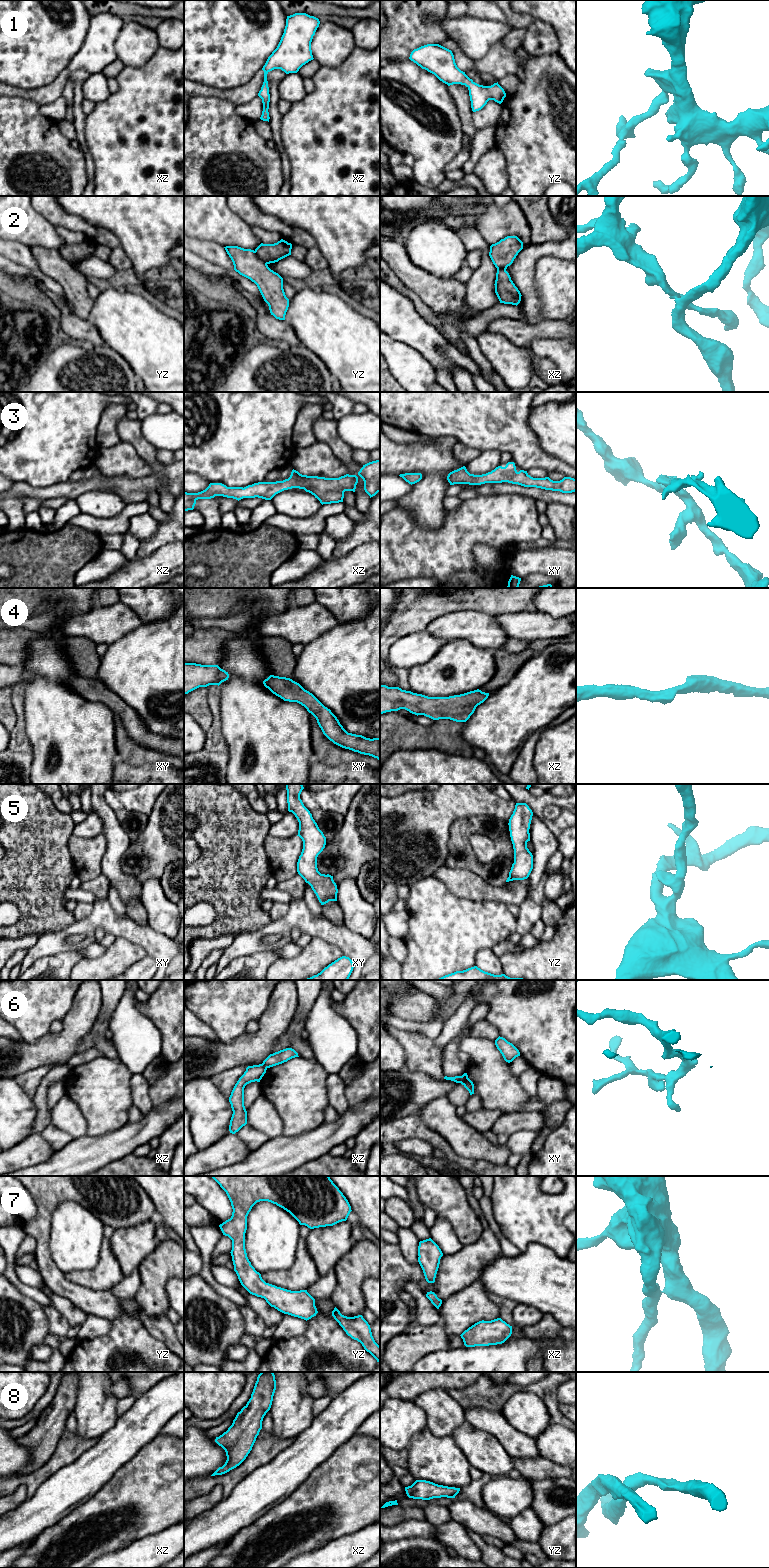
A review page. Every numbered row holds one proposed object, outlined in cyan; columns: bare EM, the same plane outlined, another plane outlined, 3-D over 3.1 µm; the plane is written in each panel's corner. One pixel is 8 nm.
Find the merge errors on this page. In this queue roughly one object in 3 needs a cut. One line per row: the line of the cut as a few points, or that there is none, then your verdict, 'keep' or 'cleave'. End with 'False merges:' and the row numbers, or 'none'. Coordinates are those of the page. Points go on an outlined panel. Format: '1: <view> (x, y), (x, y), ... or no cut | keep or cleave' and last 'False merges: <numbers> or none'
1: no cut | keep
2: no cut | keep
3: no cut | keep
4: no cut | keep
5: no cut | keep
6: xy (462, 1076), (459, 1082) | cleave
7: no cut | keep
8: no cut | keep
False merges: 6

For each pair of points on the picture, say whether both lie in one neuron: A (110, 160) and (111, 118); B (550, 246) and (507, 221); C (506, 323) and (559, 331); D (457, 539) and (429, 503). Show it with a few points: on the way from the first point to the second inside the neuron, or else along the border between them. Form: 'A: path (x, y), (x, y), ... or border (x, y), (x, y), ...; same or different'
A: path (111, 150), (111, 128); same
B: border (531, 243), (523, 248); different
C: path (519, 331), (546, 331); same
D: border (447, 510), (445, 521), (439, 528), (421, 528); different

